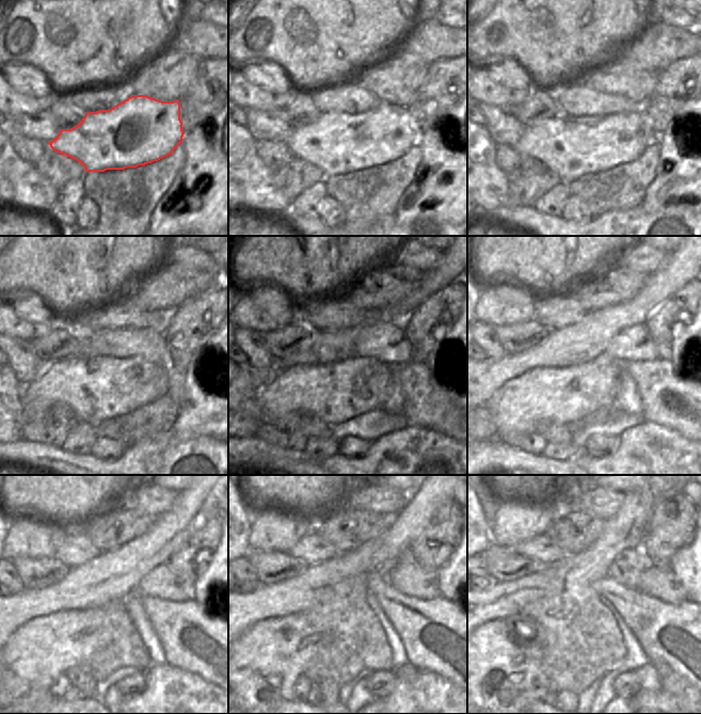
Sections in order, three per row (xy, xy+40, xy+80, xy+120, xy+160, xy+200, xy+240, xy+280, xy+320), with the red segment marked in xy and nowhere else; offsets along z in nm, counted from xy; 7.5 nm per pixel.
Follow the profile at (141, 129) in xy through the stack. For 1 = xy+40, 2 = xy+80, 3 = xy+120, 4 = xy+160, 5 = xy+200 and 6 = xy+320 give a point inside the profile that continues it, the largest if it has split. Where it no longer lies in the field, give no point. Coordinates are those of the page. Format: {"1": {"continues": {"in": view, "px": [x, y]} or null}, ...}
{"1": {"continues": {"in": "xy+40", "px": [338, 143]}}, "2": {"continues": {"in": "xy+80", "px": [572, 146]}}, "3": {"continues": {"in": "xy+120", "px": [101, 387]}}, "4": {"continues": {"in": "xy+160", "px": [336, 393]}}, "5": {"continues": {"in": "xy+200", "px": [567, 395]}}, "6": {"continues": {"in": "xy+320", "px": [489, 676]}}}

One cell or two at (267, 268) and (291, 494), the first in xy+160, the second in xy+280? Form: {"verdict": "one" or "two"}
{"verdict": "one"}

